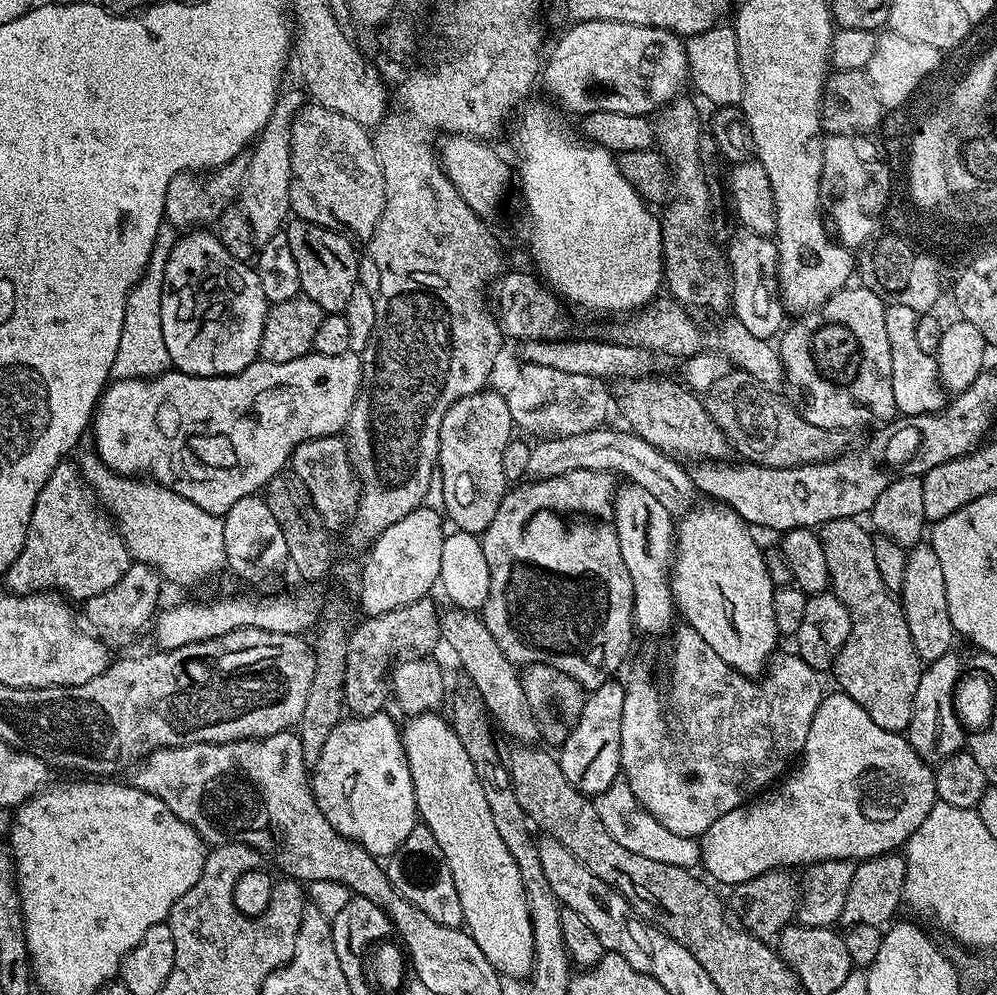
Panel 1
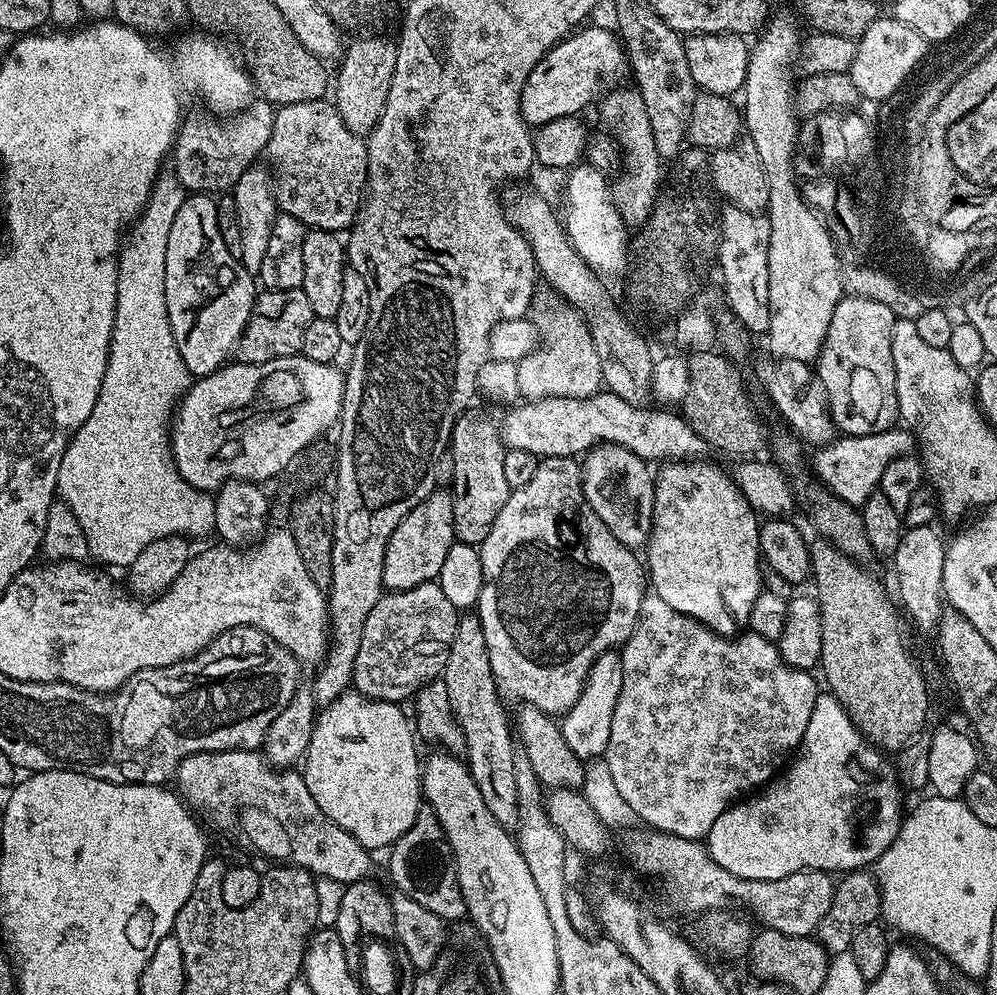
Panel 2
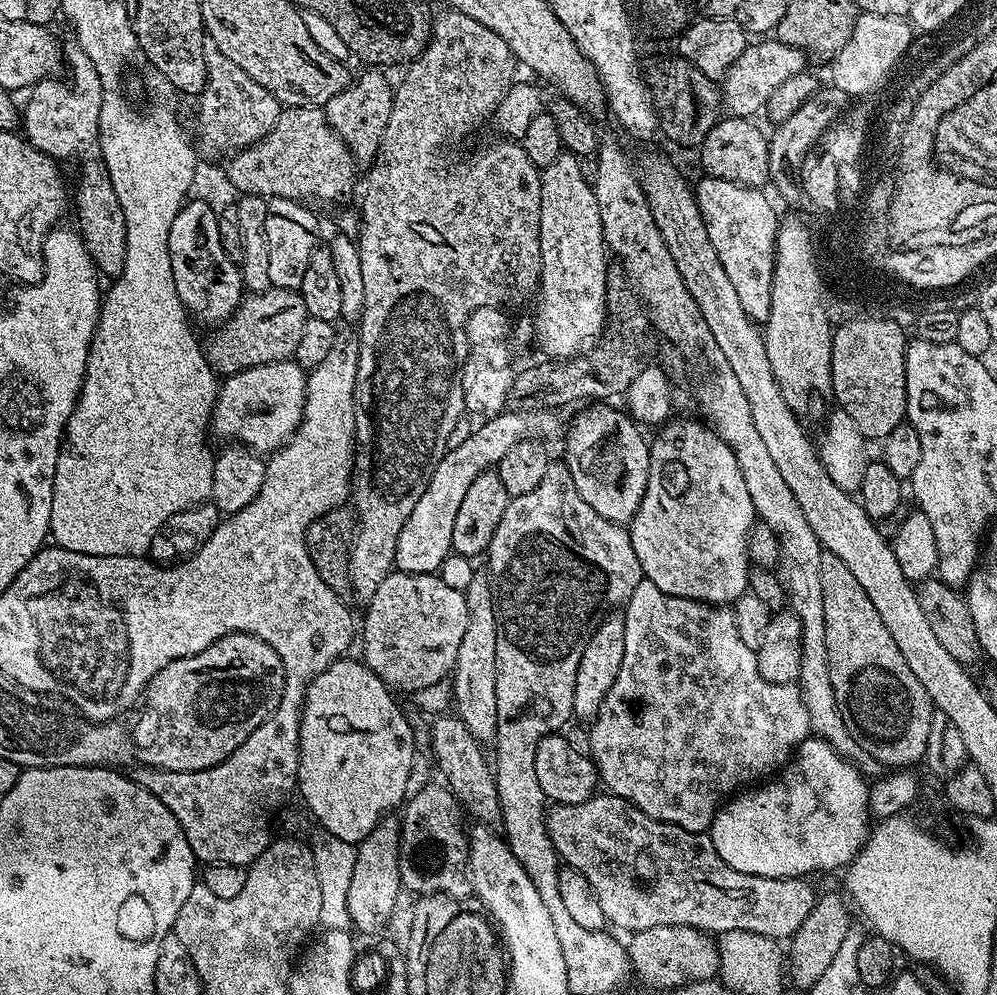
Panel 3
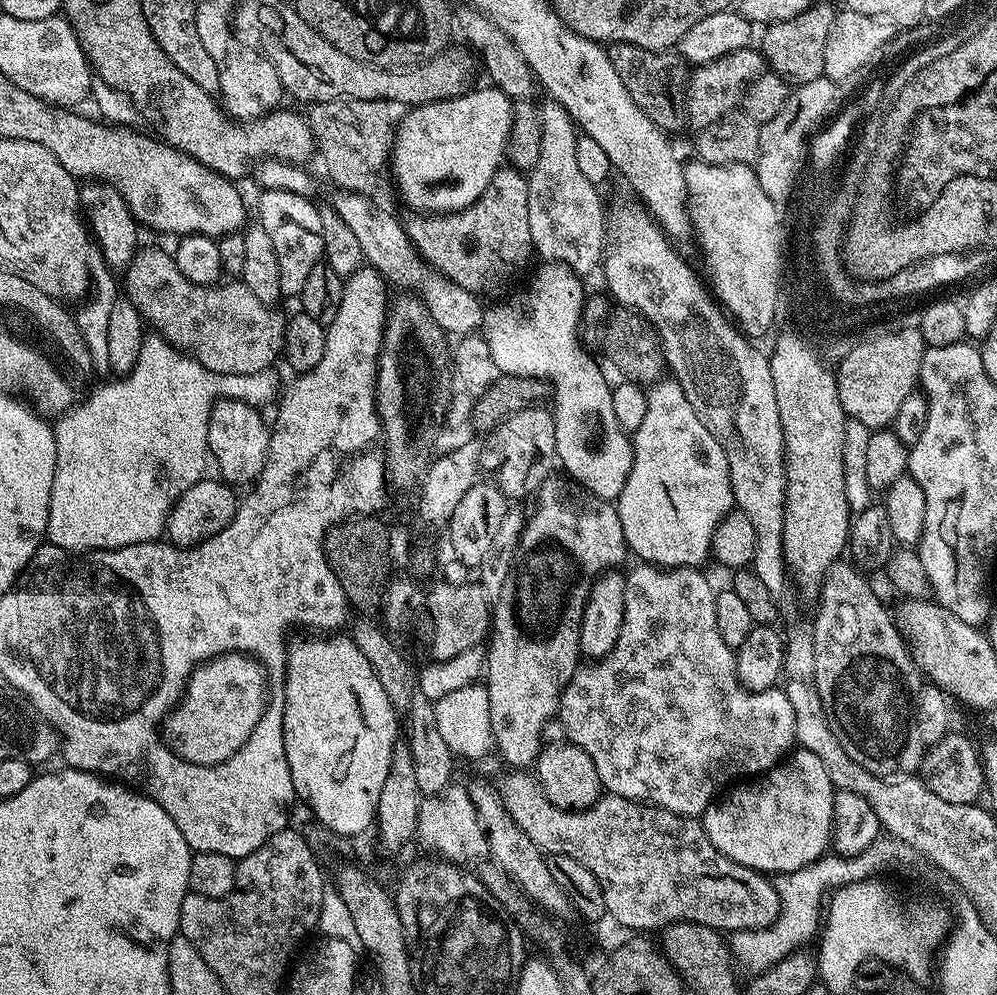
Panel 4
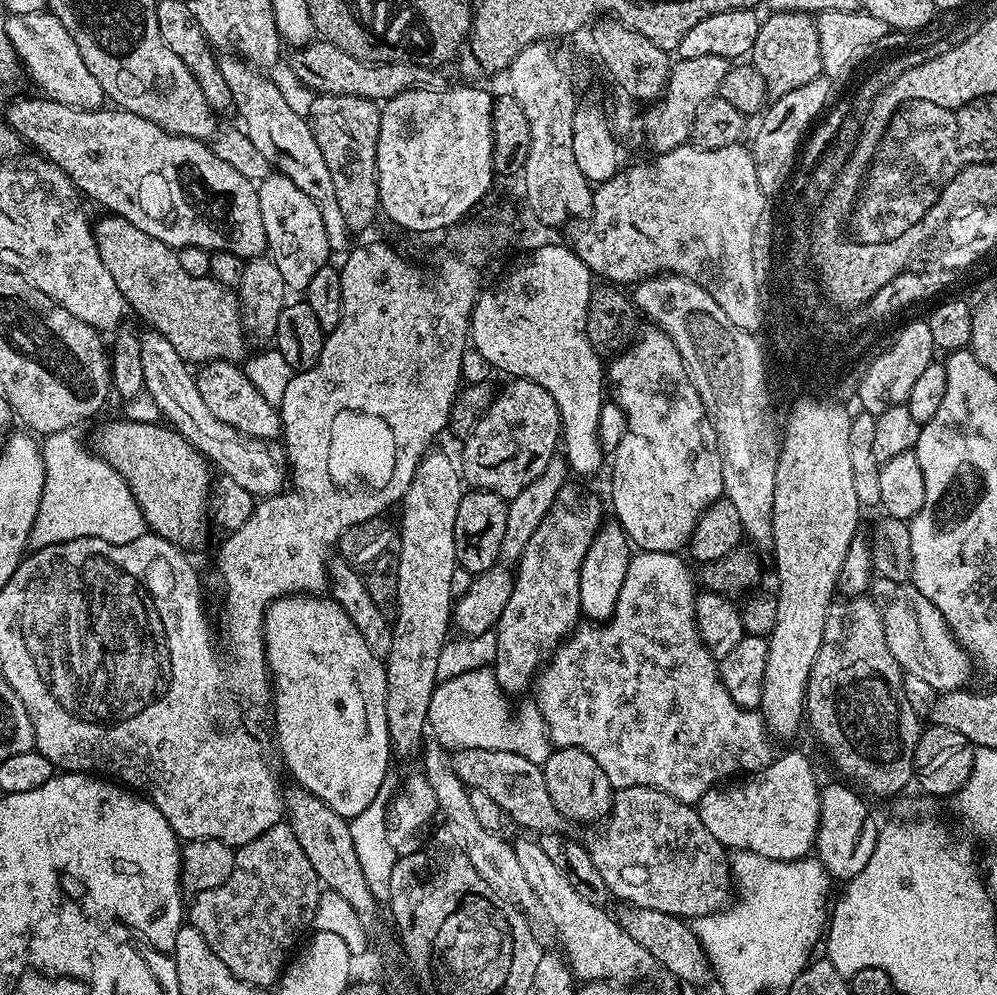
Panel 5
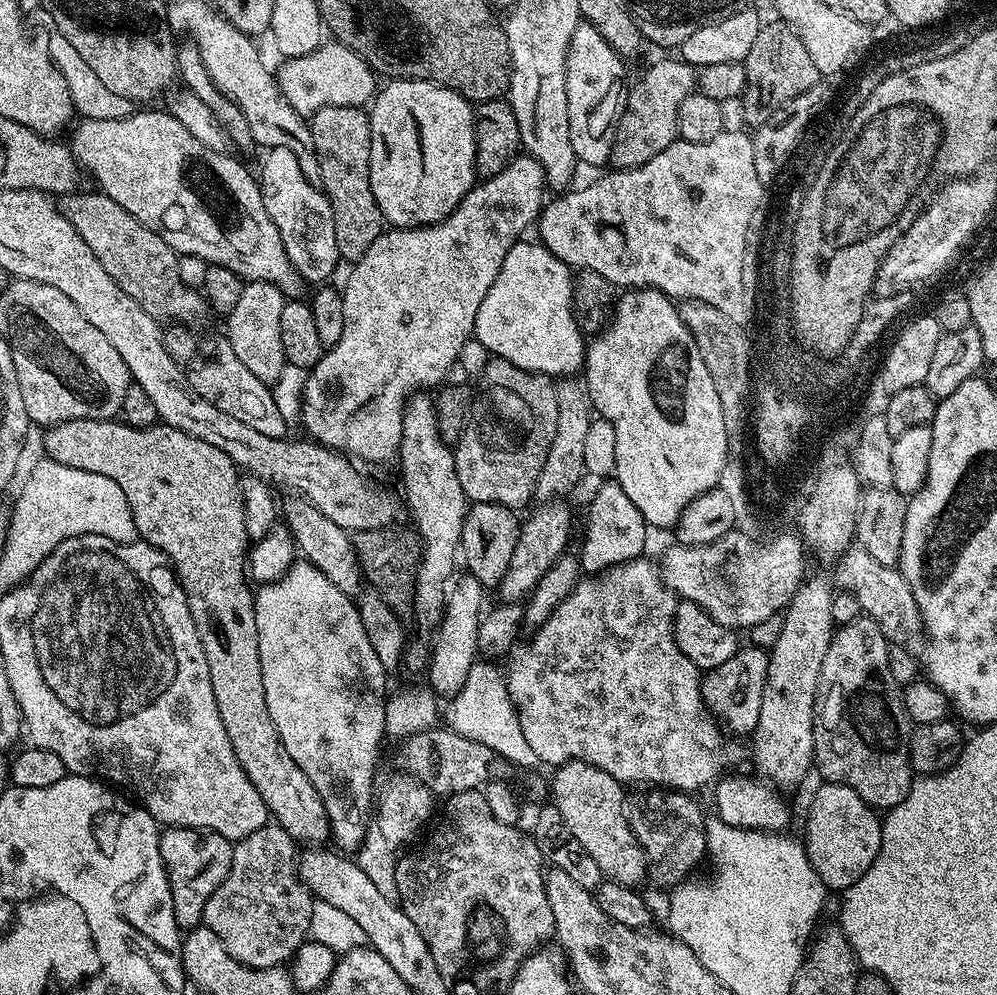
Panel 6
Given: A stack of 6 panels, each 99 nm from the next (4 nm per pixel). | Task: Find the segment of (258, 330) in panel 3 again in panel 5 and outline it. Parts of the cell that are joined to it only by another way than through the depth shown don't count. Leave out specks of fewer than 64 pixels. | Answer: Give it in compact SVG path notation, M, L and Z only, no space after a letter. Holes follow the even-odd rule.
M104 214L100 221L95 221L94 235L98 254L114 282L118 282L129 309L137 312L151 331L162 334L185 362L203 366L214 360L245 359L249 337L240 313L240 297L233 289L209 275L186 274L177 249L150 238L150 234L121 216Z

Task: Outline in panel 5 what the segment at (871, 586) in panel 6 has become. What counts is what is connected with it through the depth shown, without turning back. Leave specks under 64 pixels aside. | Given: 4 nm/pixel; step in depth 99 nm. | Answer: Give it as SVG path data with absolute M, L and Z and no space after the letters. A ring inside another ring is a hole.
M876 578L872 581L870 592L882 614L882 626L886 630L886 646L890 646L890 654L894 654L898 666L904 669L905 673L914 674L915 677L928 682L936 694L953 692L955 688L963 688L969 683L967 680L972 676L972 668L974 672L974 661L970 653L956 641L934 602L930 602L930 598L921 594L915 584L911 582L899 584Z

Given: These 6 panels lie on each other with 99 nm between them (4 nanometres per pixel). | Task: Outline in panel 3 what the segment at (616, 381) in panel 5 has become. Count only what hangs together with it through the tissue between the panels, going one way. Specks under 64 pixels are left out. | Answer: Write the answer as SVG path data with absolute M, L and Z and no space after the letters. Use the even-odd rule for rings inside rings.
M672 418L659 429L656 441L651 441L646 457L648 465L648 481L642 502L638 506L636 516L630 521L628 533L630 542L634 542L634 554L638 554L638 562L644 571L644 579L654 582L658 590L666 594L674 594L691 600L702 600L713 606L732 606L743 592L748 591L748 536L752 533L752 525L757 523L758 517L754 510L754 502L750 502L750 494L746 491L746 482L742 479L742 470L738 466L738 458L734 458L734 450L720 435L717 434L707 423L699 424L696 420L676 420Z

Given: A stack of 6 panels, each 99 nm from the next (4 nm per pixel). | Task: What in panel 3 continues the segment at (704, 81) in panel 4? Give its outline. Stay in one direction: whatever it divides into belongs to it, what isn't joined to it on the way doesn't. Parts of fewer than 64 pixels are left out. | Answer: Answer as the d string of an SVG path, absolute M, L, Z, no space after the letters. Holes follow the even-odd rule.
M760 38L757 42L750 42L746 46L746 50L742 50L742 54L738 54L738 62L734 62L734 66L730 66L730 70L724 75L722 81L722 104L726 109L727 115L729 116L742 116L745 118L755 117L755 112L758 114L764 112L764 107L766 106L766 102L770 98L770 94L774 94L774 89L780 85L781 82L786 82L786 78L791 78L794 74L798 74L799 72L805 71L806 64L804 64L804 60L806 61L806 53L803 48L795 48L794 46L786 46L781 40L775 38Z

